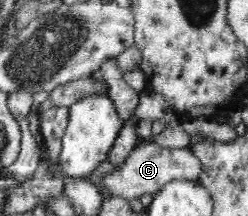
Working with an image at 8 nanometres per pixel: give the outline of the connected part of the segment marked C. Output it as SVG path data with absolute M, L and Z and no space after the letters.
M142 142L128 158L124 167L106 174L96 180L100 192L109 192L111 196L132 200L140 196L153 196L175 181L200 182L205 172L205 164L189 149L163 148L158 144Z

